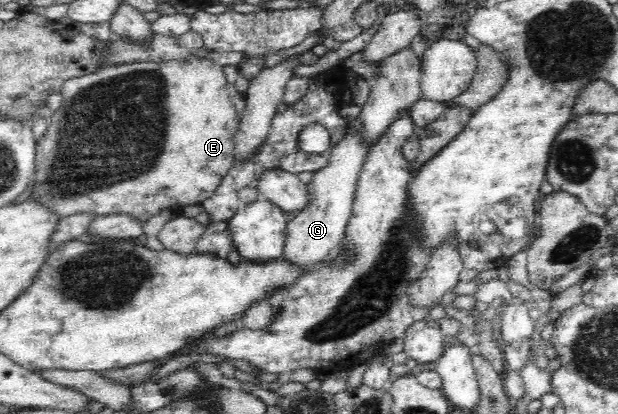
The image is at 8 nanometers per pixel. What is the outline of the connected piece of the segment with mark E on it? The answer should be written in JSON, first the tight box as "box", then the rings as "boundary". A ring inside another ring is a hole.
{"box":[32,54,247,222],"boundary":[[[198,54],[186,56],[184,59],[169,59],[159,62],[150,60],[106,65],[94,74],[69,80],[64,84],[61,96],[60,111],[56,111],[52,115],[52,125],[48,127],[48,133],[40,138],[40,143],[37,143],[32,194],[42,204],[50,204],[56,210],[56,214],[62,218],[73,213],[94,211],[97,216],[132,214],[135,218],[146,222],[162,209],[178,211],[186,205],[202,205],[205,199],[214,195],[222,178],[234,162],[235,135],[247,106],[242,93],[236,91],[234,84],[228,83],[226,75],[224,75],[224,66],[208,56],[198,56]]]}

